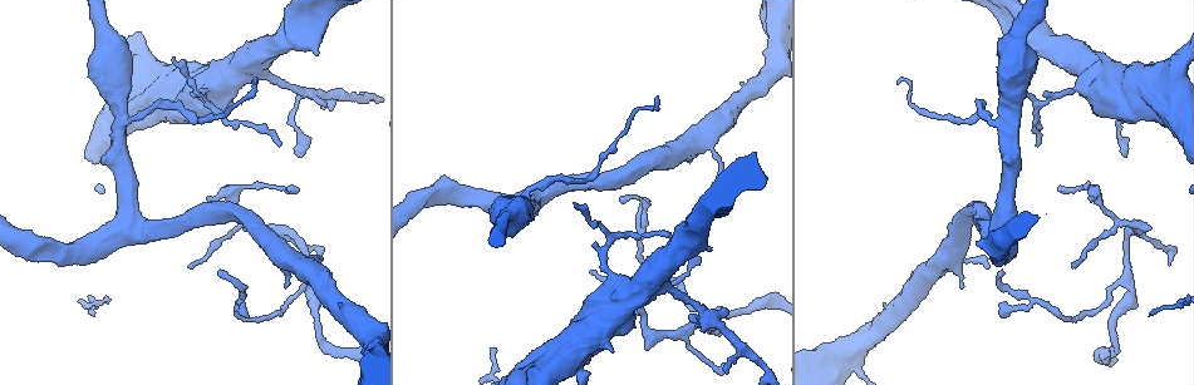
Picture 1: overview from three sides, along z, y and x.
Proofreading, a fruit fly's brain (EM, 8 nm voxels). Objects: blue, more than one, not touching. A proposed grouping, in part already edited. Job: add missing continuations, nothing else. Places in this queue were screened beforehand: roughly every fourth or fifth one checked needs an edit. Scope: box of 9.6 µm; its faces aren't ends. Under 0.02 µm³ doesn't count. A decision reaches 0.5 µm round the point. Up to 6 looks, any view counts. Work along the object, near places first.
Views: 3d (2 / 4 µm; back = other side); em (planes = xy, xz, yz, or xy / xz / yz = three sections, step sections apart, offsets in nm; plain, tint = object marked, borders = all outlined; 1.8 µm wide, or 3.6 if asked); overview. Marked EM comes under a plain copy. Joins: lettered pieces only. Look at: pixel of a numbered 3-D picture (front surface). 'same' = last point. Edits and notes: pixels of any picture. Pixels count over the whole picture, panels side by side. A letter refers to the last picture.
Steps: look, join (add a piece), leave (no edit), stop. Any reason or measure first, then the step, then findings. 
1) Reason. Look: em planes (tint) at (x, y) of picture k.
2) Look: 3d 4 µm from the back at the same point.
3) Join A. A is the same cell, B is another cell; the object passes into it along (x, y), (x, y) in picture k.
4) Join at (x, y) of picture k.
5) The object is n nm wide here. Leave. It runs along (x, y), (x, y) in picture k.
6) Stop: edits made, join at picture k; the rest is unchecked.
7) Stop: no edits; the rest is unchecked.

Tapers out. Look: em planes (borders) at (718, 369) of picture 1.

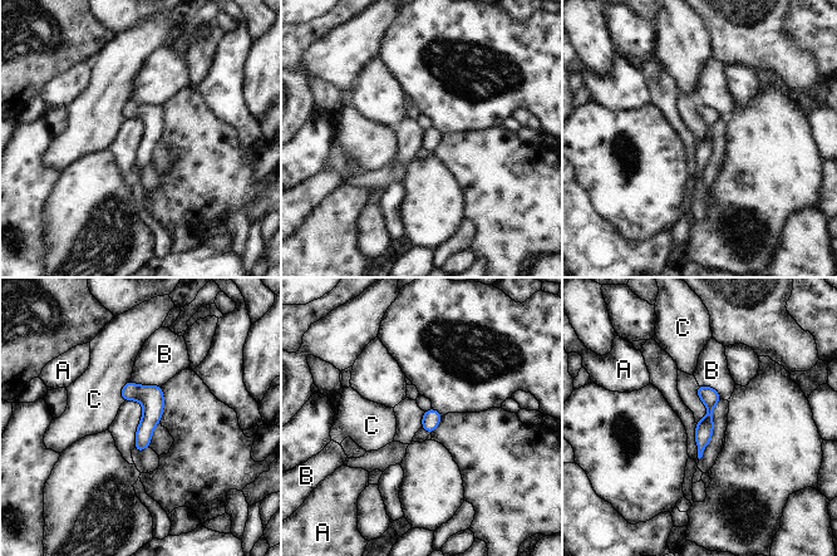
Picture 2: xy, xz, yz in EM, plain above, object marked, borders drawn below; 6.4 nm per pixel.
Leave. A, B and C are other cells; it runs along (129, 384), (148, 403), (139, 447) in picture 2; none of them fits.

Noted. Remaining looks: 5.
Branch stops here. Look: em planes (borders) at (1091, 197) of picture 1.

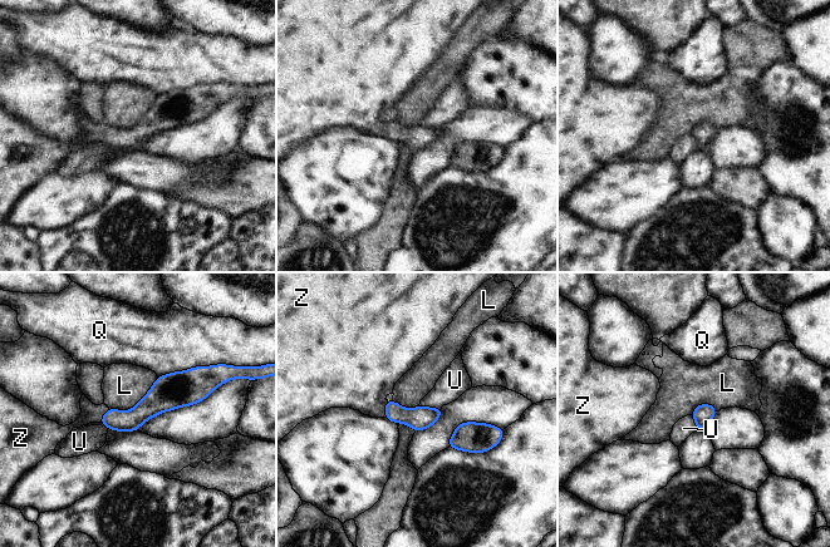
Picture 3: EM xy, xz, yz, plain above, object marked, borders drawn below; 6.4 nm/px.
The longest contact is with L, 380 nm. Join Z. Z is the same cell, L, Q and U are other cells; it goes on there.

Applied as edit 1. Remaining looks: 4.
Thick end. Look: em yz step 4 (tint) at (284, 286) of picture 1.

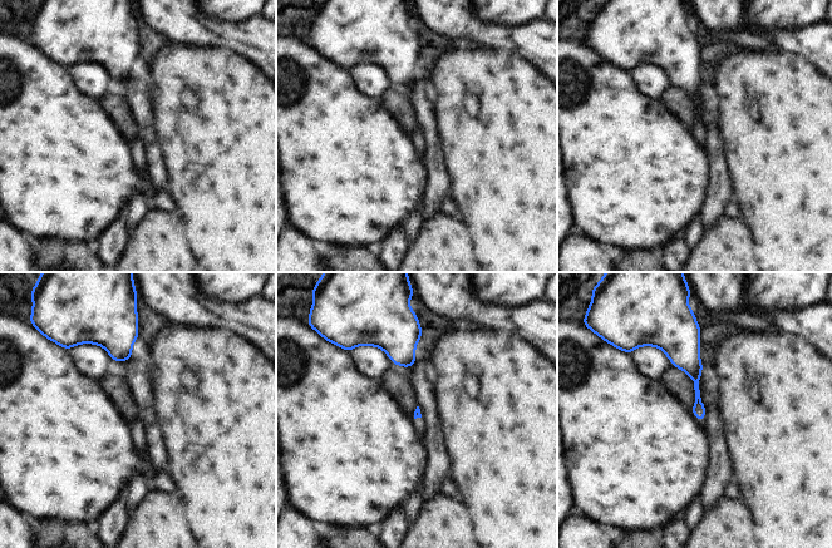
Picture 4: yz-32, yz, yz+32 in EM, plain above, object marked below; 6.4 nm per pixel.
Cut it another way. Look: em planes (borders) at the same point.

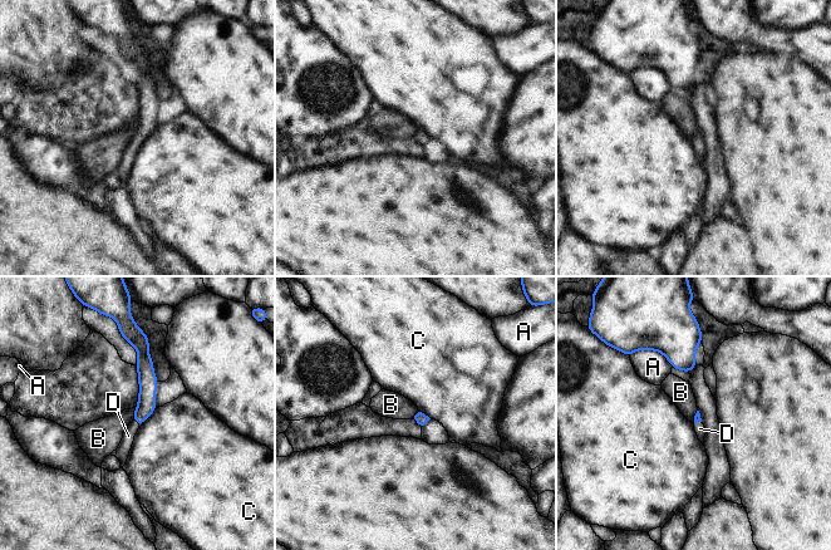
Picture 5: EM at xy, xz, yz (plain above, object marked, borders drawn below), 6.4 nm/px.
Join D. D is the same cell, A, B and C are other cells; the object passes into it along (146, 406), (136, 422), (123, 450) in picture 5; it goes on there.

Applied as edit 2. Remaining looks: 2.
Stop: edits made, join at picture 3, join at picture 5; the rest is unchecked.

